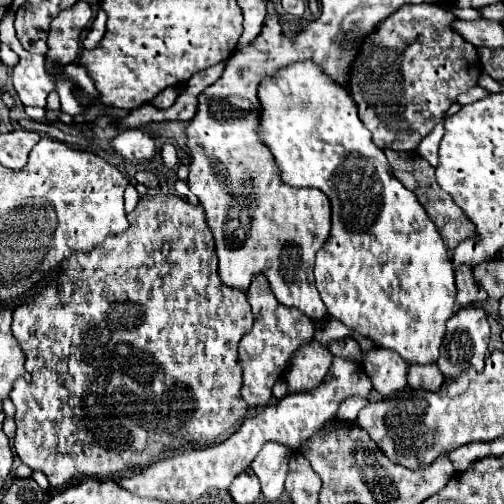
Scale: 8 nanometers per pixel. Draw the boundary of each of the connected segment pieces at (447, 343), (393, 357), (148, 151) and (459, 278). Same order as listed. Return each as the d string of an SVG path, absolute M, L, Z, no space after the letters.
M460 308L448 322L446 322L446 334L440 346L440 358L438 368L446 378L456 378L466 368L474 368L481 372L484 369L484 358L488 354L488 340L490 340L490 326L486 320L486 314L482 308Z
M372 348L364 356L362 366L376 392L382 396L390 396L392 392L398 392L406 386L408 364L396 352L386 348Z
M126 128L112 138L112 150L130 164L140 164L156 154L156 134L146 128Z
M466 266L456 268L456 290L458 290L456 294L458 306L468 306L472 302L482 302L488 298L484 288L474 280L472 268L466 268Z

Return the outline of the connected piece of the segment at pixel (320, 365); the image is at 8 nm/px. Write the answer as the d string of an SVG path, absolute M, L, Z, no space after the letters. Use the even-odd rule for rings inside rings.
M312 340L310 344L304 344L294 354L294 360L290 360L290 368L286 370L288 392L314 390L318 384L322 384L332 366L332 360L334 356L320 342Z

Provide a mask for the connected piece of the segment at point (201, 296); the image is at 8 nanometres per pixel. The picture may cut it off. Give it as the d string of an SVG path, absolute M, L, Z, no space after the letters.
M146 194L138 200L136 208L128 214L128 220L130 220L130 228L122 232L122 236L112 236L110 240L104 240L98 248L94 248L94 252L86 252L86 254L76 252L74 256L66 258L60 264L56 278L42 279L40 282L45 282L39 284L43 284L42 287L36 286L37 289L41 289L38 294L14 310L12 332L26 356L24 366L32 376L30 382L23 377L18 378L10 393L10 400L16 406L16 426L18 426L14 448L22 464L30 466L32 470L44 472L48 476L50 486L56 490L74 484L74 480L84 480L90 476L98 480L104 478L120 480L142 472L150 464L166 458L168 454L214 446L218 440L222 440L222 436L226 436L238 424L238 420L242 422L248 412L248 404L240 396L242 368L238 366L238 340L244 336L244 332L252 328L254 316L250 312L246 294L238 288L230 288L222 284L222 280L218 278L218 258L214 250L212 232L206 226L204 208L200 204L194 206L176 194Z

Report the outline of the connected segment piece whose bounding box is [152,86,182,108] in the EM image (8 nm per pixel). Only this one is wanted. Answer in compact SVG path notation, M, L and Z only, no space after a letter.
M180 86L180 88L168 88L166 92L160 92L160 94L152 100L152 104L154 104L156 108L170 108L170 106L174 104L176 96L180 94L180 90L182 90L182 86Z

